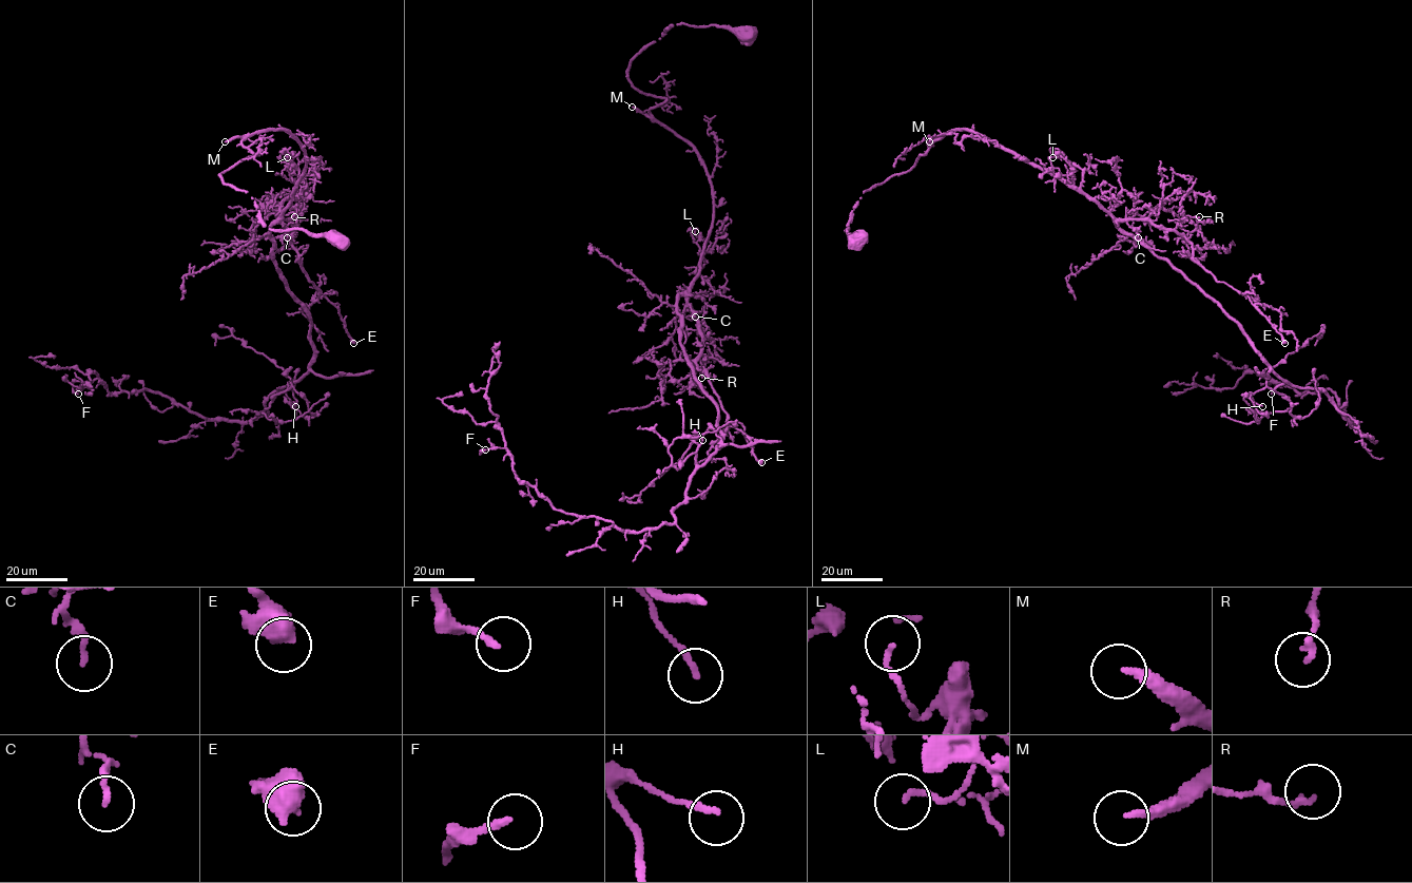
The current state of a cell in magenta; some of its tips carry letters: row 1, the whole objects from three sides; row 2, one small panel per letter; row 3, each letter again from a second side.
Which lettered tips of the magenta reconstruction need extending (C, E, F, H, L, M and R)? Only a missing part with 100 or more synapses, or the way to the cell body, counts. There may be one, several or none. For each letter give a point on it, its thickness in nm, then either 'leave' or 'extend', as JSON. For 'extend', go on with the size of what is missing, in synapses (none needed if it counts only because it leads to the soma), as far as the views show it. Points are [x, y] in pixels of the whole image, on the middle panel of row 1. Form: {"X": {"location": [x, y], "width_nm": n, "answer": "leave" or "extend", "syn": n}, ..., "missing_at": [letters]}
{"C": {"location": [695, 317], "width_nm": 160, "answer": "leave"}, "E": {"location": [761, 462], "width_nm": 650, "answer": "leave"}, "F": {"location": [485, 449], "width_nm": 170, "answer": "leave"}, "H": {"location": [702, 440], "width_nm": 160, "answer": "leave"}, "L": {"location": [695, 231], "width_nm": 140, "answer": "leave"}, "M": {"location": [632, 107], "width_nm": 220, "answer": "extend", "syn": 350}, "R": {"location": [701, 378], "width_nm": 170, "answer": "leave"}, "missing_at": ["M"]}

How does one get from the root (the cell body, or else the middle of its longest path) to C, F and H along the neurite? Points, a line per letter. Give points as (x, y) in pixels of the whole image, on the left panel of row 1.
C: (339, 243), (271, 229), (223, 181), (258, 155), (242, 144), (254, 133), (304, 149), (287, 237)
F: (339, 243), (223, 181), (251, 135), (304, 149), (269, 235), (310, 368), (248, 421), (78, 394)
H: (339, 243), (223, 181), (243, 140), (304, 149), (269, 235), (313, 363), (260, 413), (295, 406)

